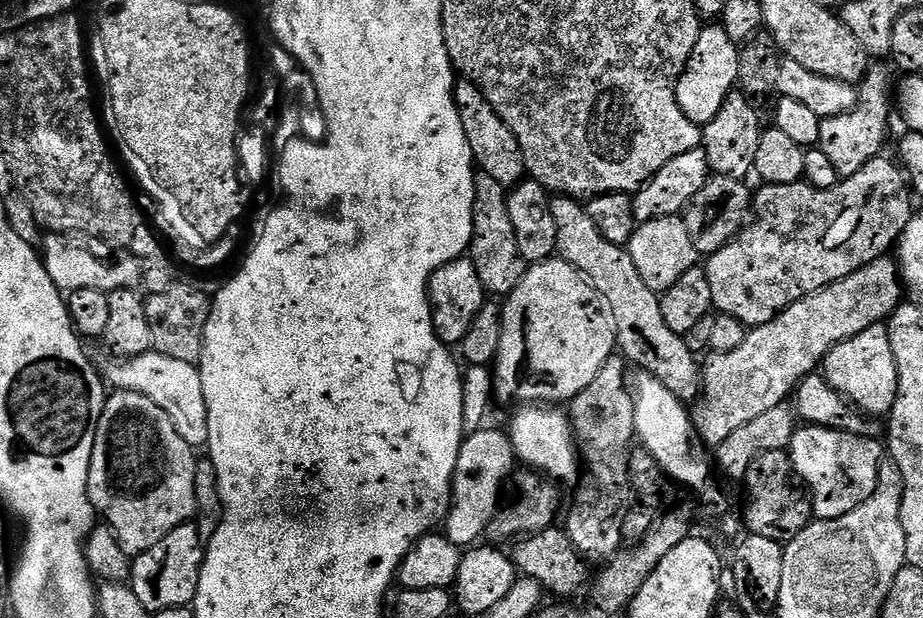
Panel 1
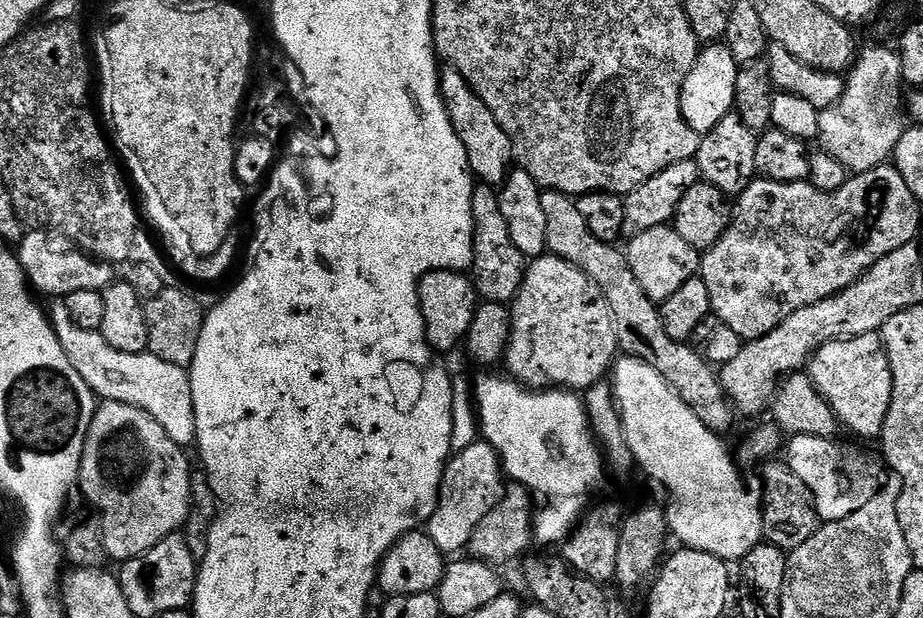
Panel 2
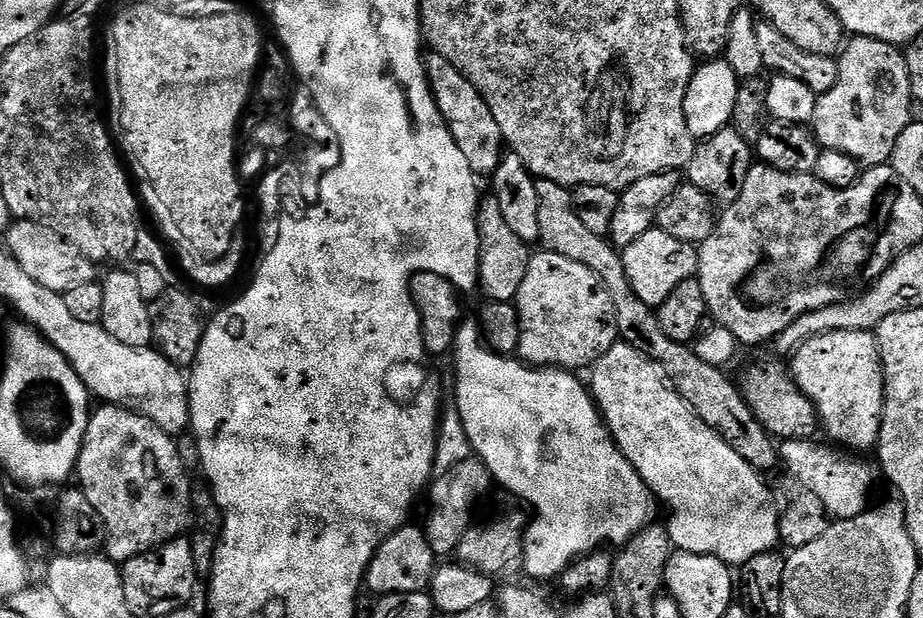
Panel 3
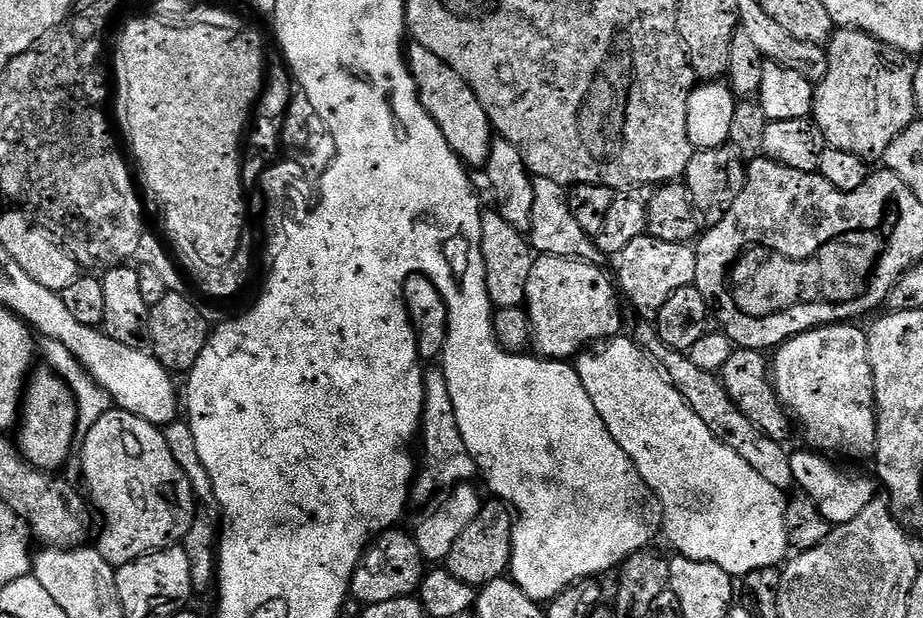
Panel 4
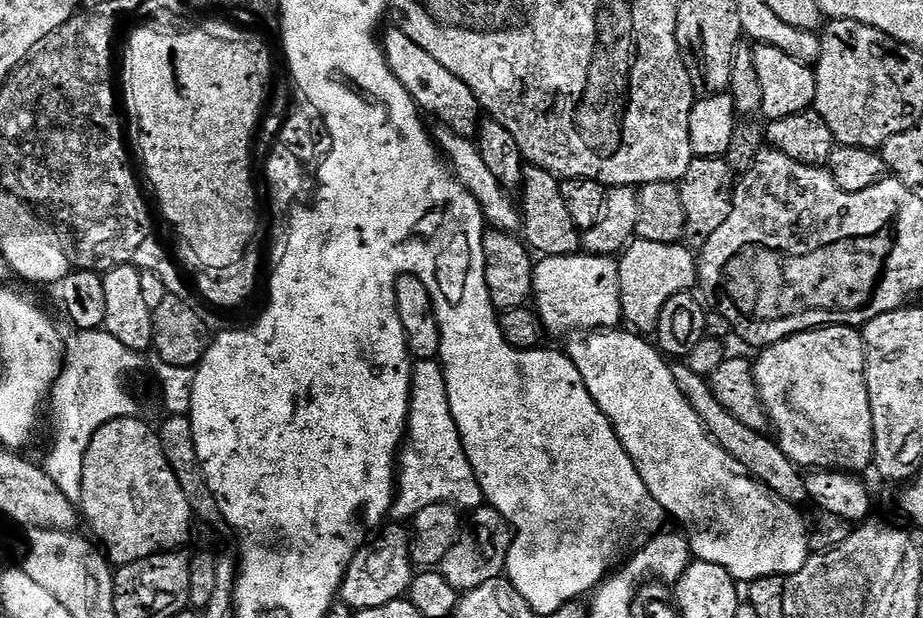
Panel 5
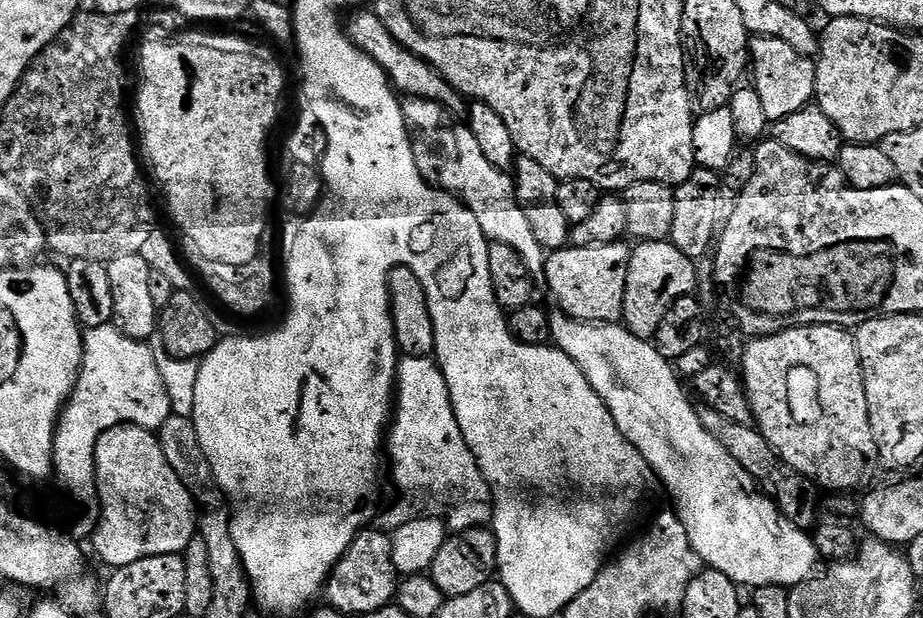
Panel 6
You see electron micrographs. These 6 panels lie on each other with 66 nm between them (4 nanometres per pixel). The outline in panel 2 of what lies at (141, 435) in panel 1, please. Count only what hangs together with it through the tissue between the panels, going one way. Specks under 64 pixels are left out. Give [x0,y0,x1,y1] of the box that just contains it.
[78,400,194,561]

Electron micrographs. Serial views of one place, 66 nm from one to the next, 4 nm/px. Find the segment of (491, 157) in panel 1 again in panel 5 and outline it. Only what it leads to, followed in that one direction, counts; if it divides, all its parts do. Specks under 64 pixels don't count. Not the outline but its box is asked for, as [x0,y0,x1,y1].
[382,26,482,137]

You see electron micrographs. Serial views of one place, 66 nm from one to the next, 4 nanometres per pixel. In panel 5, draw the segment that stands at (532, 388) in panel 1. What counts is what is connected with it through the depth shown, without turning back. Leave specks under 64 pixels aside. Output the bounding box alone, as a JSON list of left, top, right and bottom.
[532,254,624,333]

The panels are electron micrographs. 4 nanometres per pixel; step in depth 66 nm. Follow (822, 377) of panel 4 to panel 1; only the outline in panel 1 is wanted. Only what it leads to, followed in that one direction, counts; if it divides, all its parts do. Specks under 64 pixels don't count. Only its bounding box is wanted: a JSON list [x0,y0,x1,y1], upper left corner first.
[822,323,898,418]

